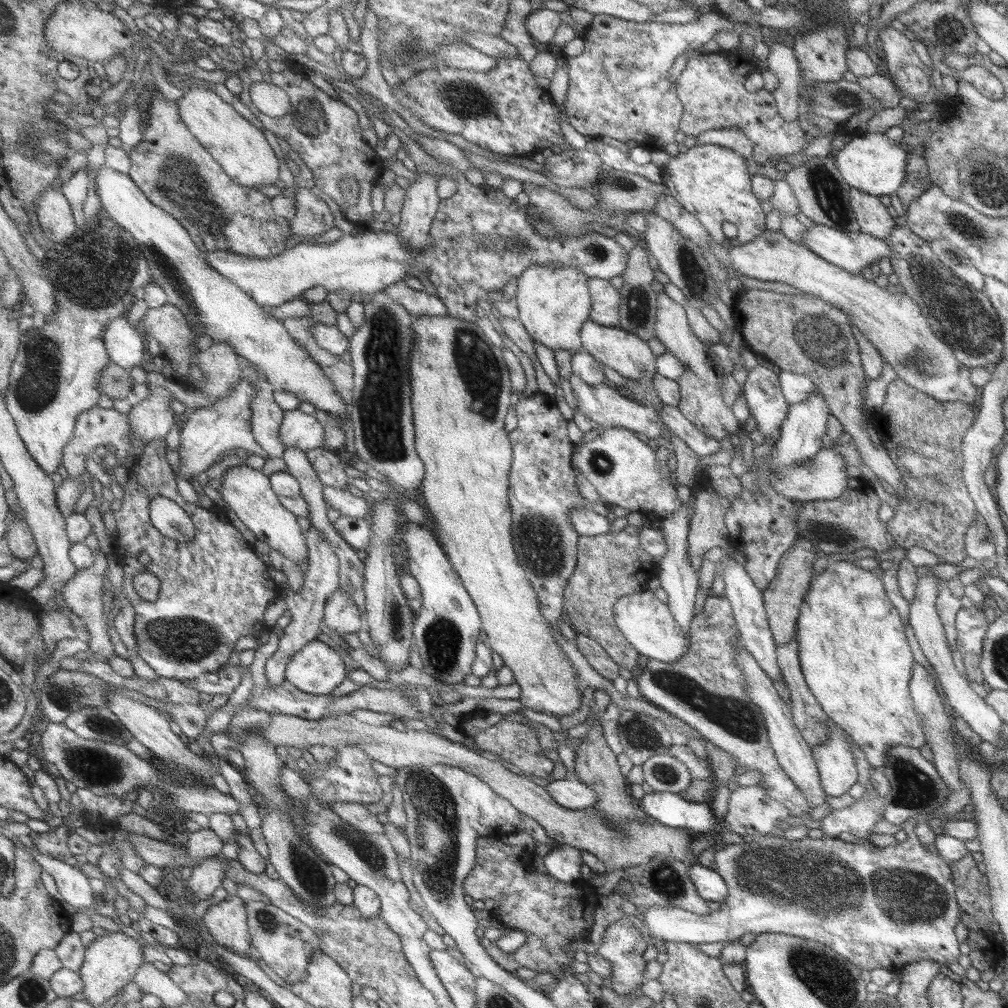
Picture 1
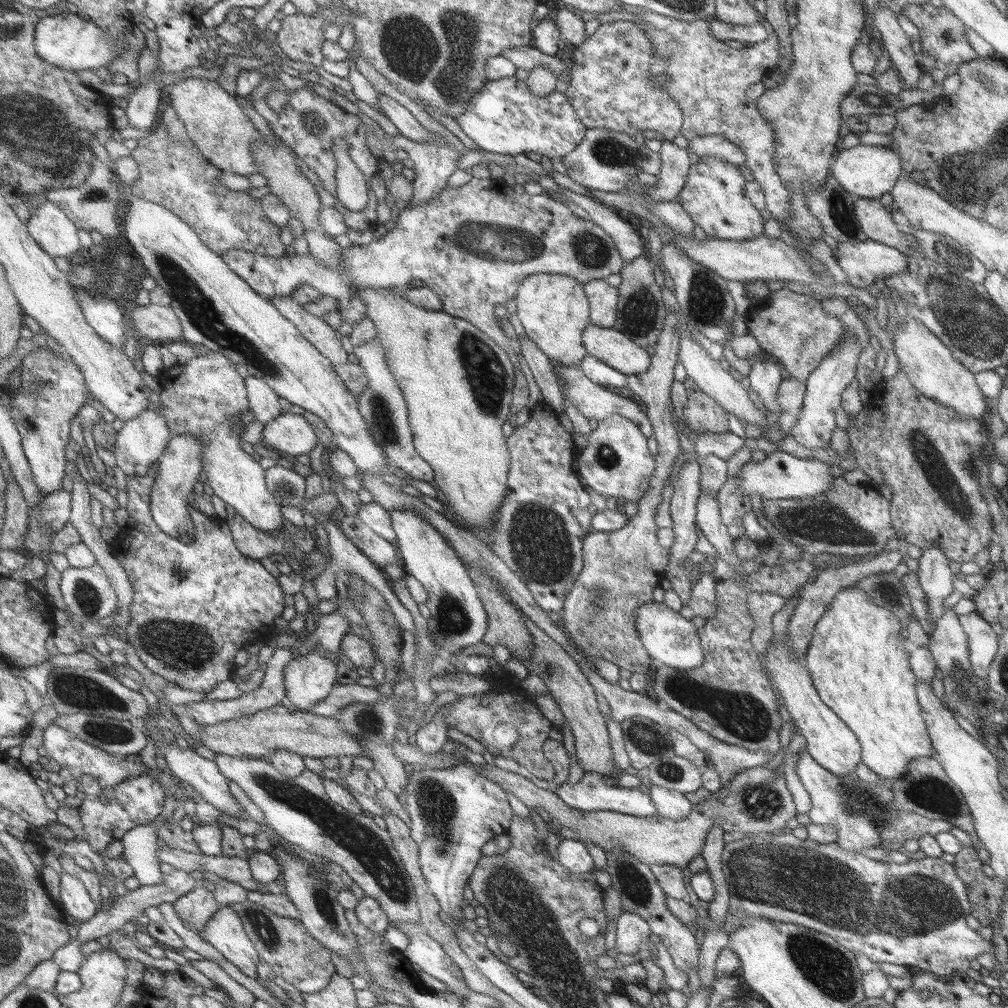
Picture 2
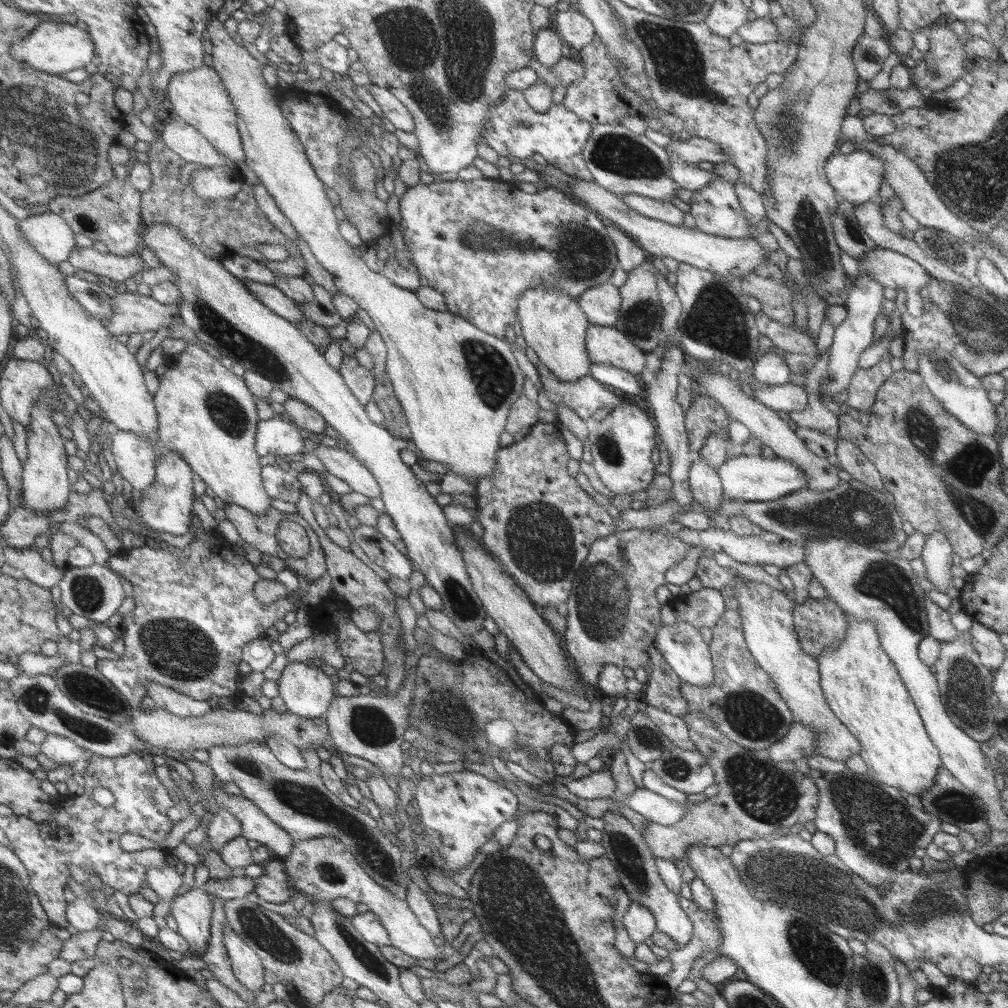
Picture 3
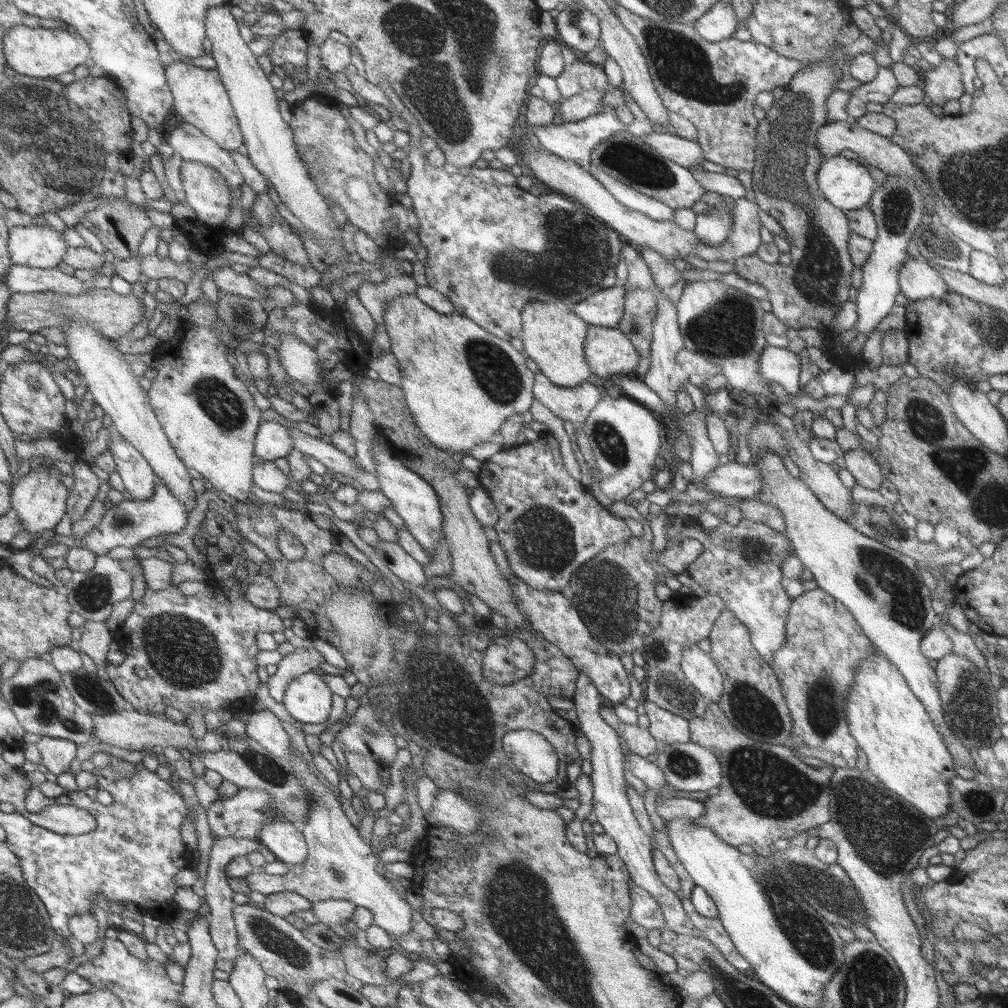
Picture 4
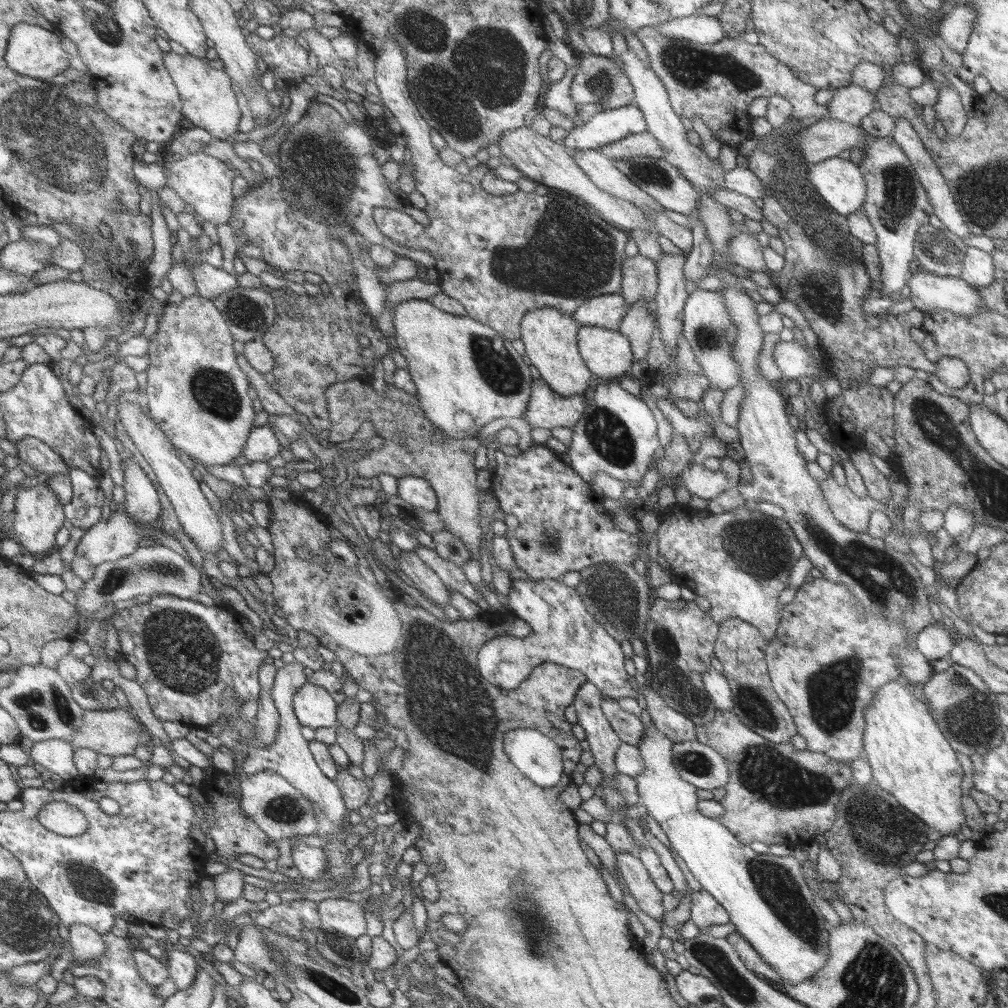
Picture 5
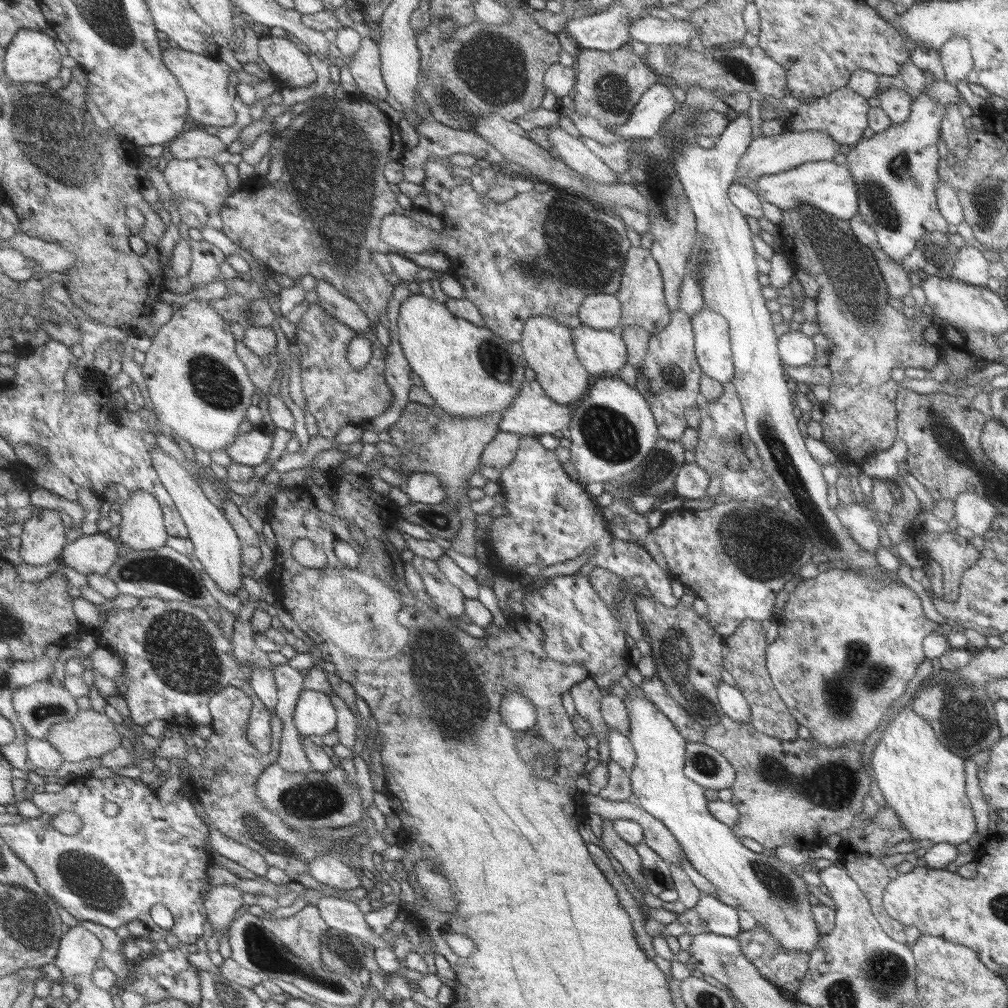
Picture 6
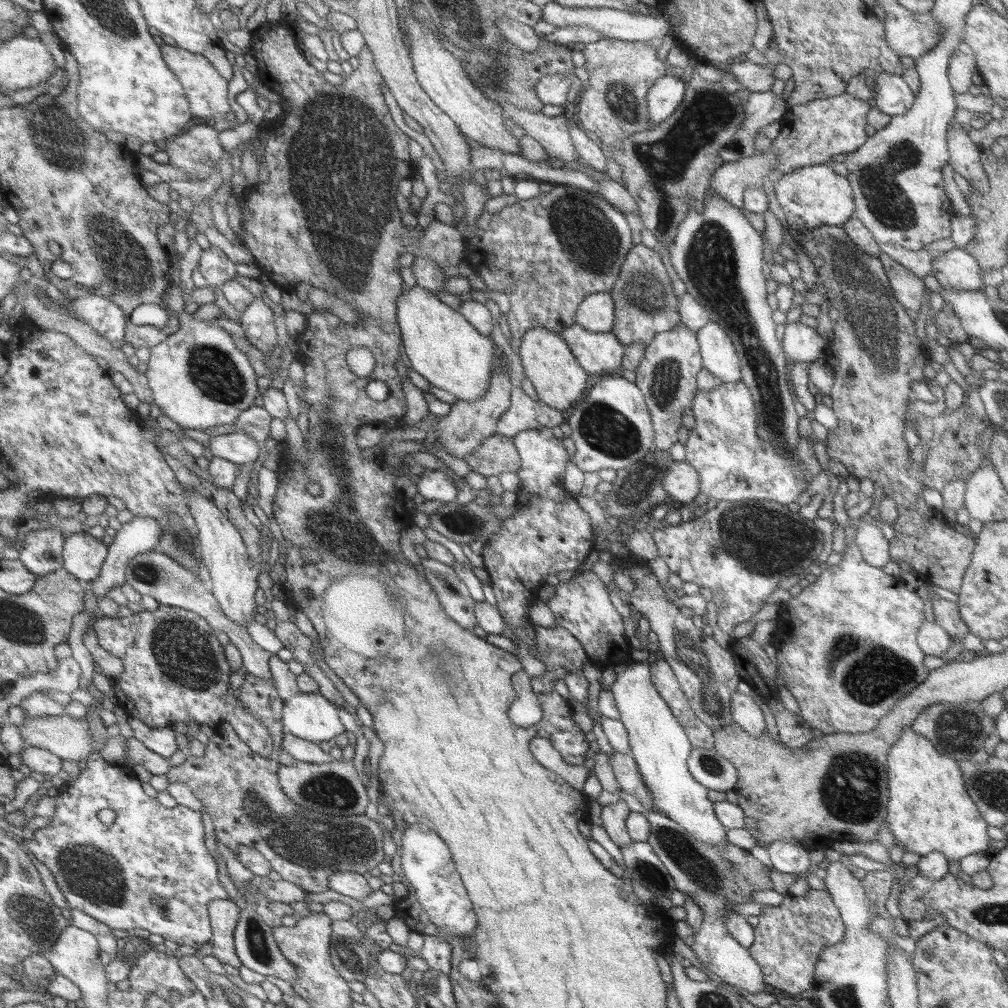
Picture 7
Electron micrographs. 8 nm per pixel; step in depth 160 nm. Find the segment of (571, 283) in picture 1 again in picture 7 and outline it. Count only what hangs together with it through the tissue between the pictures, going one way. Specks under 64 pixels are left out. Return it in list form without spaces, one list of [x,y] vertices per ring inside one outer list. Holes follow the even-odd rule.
[[[534,328],[521,339],[519,356],[523,372],[531,381],[541,403],[567,414],[570,407],[579,401],[579,396],[582,396],[587,374],[577,364],[565,341],[555,331]]]

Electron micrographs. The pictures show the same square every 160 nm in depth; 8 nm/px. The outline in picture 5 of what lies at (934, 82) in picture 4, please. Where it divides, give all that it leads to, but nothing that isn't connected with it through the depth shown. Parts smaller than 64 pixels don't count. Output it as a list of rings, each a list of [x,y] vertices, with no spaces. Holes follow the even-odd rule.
[[[951,83],[949,85],[938,84],[938,95],[933,109],[934,118],[941,122],[948,138],[955,138],[963,130],[967,119],[966,112],[961,107],[957,91]]]

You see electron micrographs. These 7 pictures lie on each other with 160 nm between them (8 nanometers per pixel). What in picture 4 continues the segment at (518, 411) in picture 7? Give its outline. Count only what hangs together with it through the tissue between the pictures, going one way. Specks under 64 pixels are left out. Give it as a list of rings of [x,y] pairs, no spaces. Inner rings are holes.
[[[540,370],[536,373],[534,398],[553,416],[570,422],[573,426],[588,419],[589,412],[600,401],[602,395],[599,390],[595,390],[593,381],[583,382],[573,388],[557,387],[556,384],[549,382]]]

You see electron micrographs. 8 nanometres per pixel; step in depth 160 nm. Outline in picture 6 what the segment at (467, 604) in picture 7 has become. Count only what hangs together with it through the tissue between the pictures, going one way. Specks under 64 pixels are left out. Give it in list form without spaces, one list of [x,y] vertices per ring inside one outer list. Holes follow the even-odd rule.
[[[414,555],[410,563],[421,576],[426,594],[437,609],[443,608],[449,617],[457,619],[465,614],[465,601],[468,598],[446,577],[437,561]]]

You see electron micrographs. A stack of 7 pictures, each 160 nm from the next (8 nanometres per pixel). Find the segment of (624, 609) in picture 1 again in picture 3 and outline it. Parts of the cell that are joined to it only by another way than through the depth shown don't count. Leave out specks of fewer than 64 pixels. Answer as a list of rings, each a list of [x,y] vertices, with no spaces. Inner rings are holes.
[[[686,622],[675,624],[662,624],[654,636],[653,646],[661,653],[663,660],[669,669],[677,676],[682,684],[691,686],[707,686],[712,683],[713,670],[712,660],[708,644],[699,635],[699,631]]]

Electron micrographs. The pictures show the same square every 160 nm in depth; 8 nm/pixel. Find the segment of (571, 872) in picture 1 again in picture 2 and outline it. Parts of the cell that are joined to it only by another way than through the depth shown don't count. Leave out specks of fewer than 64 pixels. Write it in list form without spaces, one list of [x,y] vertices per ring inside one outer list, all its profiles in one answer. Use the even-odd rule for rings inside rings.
[[[562,838],[553,856],[561,868],[573,874],[581,874],[594,868],[593,860],[581,841]]]

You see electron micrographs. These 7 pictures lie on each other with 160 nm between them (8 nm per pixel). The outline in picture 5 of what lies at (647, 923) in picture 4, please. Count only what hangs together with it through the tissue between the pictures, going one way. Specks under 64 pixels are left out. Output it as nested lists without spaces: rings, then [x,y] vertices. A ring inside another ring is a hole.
[[[614,853],[615,865],[621,880],[627,886],[627,892],[637,903],[637,907],[649,918],[663,920],[664,911],[661,906],[661,892],[649,879],[645,867],[634,853]]]

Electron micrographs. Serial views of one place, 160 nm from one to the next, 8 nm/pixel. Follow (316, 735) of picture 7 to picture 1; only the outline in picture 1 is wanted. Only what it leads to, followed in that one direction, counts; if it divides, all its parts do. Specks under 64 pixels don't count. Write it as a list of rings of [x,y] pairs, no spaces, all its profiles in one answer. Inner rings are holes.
[[[321,637],[295,654],[288,664],[286,678],[307,694],[323,696],[333,692],[348,674],[337,647]]]

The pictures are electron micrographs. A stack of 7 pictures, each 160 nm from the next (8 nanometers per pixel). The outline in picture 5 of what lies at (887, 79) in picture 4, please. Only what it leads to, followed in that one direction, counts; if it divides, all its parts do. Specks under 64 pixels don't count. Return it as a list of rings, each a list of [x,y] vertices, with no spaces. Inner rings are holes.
[[[855,84],[833,90],[831,100],[826,103],[826,116],[845,124],[858,126],[861,119],[869,113],[871,102],[876,100],[874,92],[869,92]]]

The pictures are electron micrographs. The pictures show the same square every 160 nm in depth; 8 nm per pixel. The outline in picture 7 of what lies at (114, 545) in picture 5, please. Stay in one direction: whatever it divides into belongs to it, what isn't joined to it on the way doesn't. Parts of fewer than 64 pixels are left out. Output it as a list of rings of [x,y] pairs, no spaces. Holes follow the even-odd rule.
[[[90,532],[69,535],[64,545],[64,569],[77,580],[91,584],[100,576],[108,552],[108,541],[97,540]]]

